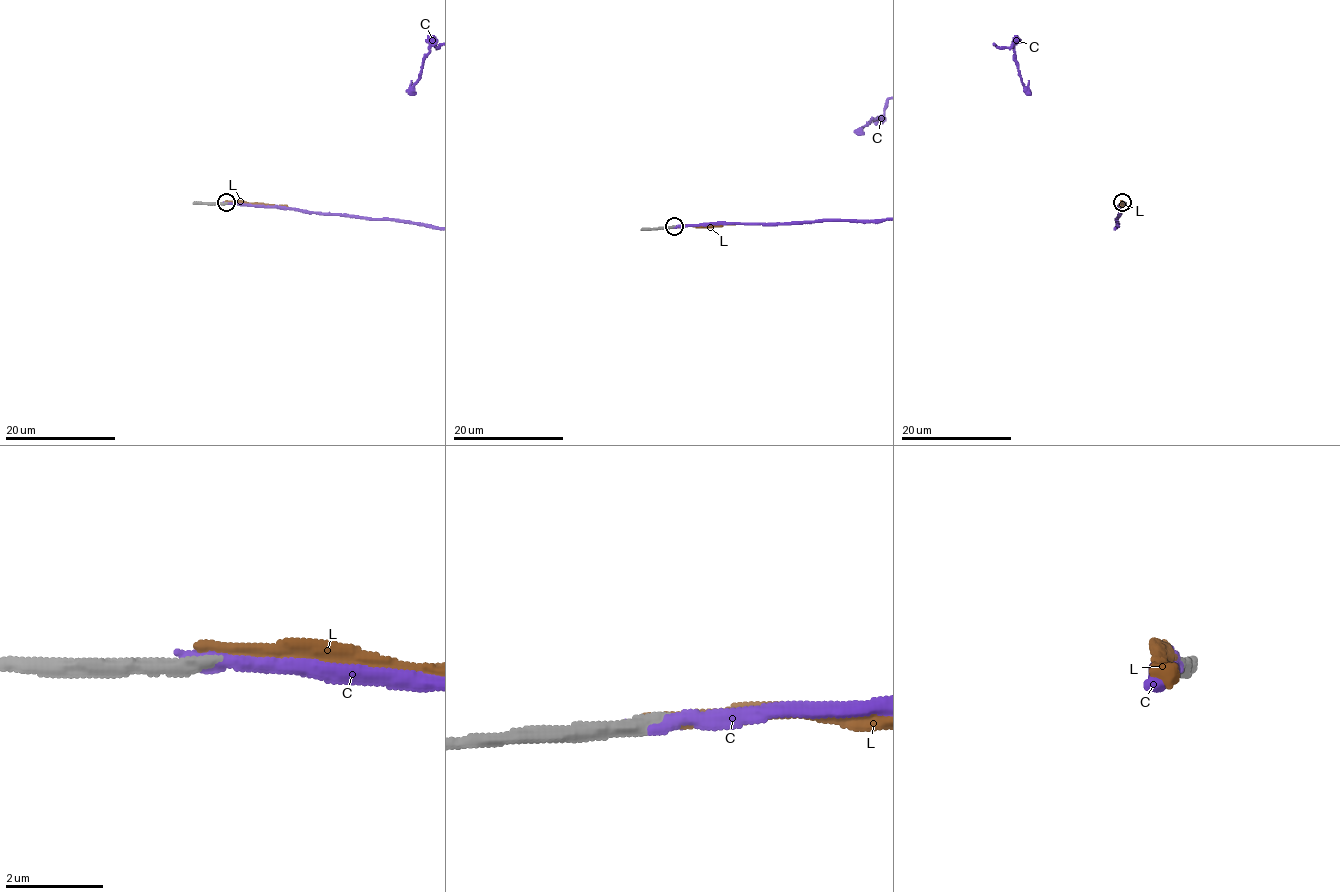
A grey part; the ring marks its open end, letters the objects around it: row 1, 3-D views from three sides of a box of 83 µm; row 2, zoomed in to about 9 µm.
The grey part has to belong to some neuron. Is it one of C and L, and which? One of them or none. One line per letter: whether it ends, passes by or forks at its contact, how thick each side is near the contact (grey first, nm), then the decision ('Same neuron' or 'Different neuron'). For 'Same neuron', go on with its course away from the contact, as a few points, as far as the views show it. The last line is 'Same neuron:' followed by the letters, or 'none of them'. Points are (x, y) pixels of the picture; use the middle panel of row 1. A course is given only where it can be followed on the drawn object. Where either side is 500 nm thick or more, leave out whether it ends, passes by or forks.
C: It ends there. Thickness 360 nm (grey) against 320 nm. Same neuron
L: It ends there. Thickness 320 nm (grey) against 240 nm. Different neuron
Same neuron: C

